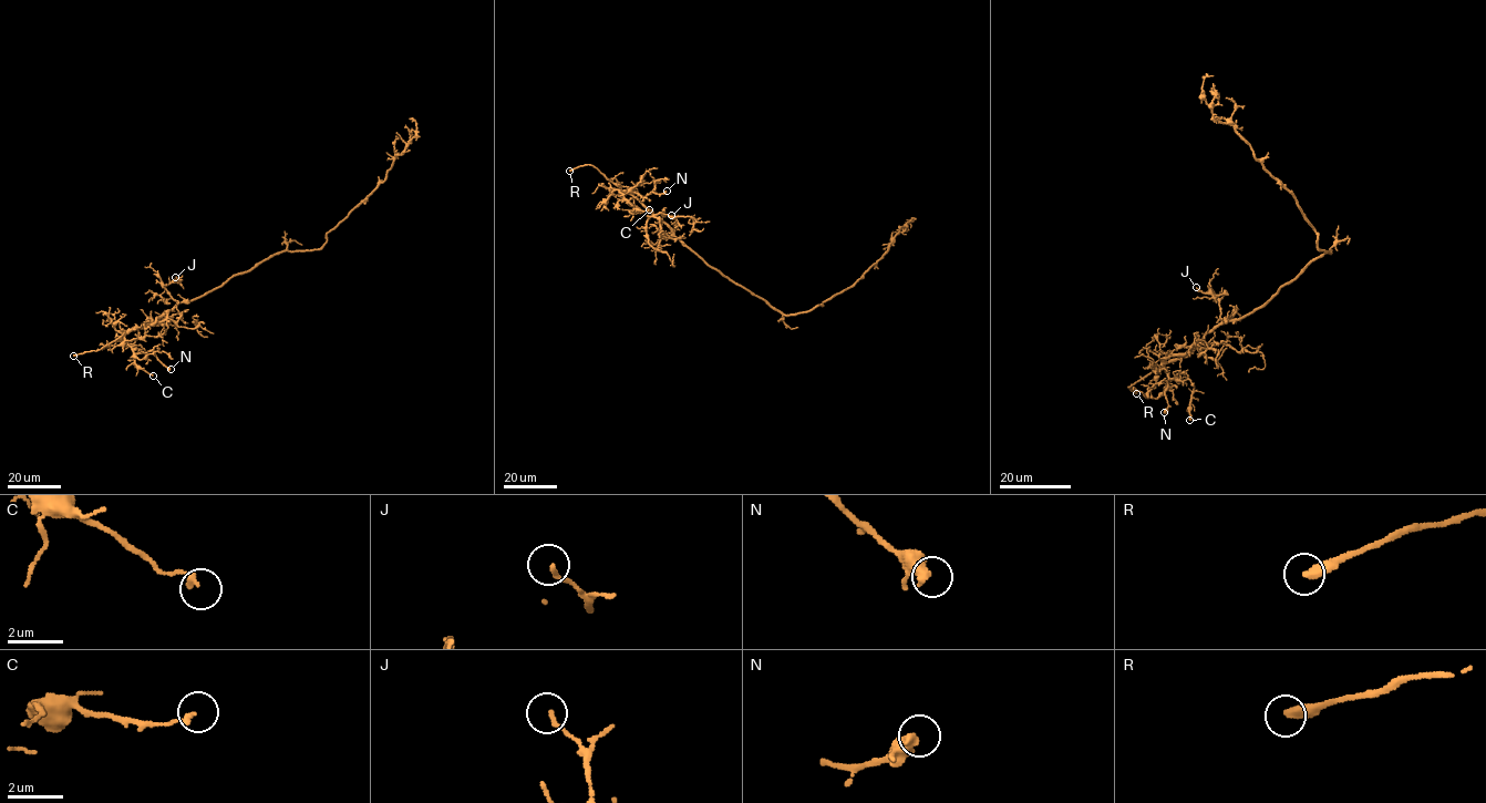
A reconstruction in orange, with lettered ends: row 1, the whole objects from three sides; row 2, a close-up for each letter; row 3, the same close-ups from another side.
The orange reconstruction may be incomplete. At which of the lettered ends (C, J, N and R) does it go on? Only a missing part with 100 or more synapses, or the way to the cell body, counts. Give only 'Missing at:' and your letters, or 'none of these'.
Missing at: R

